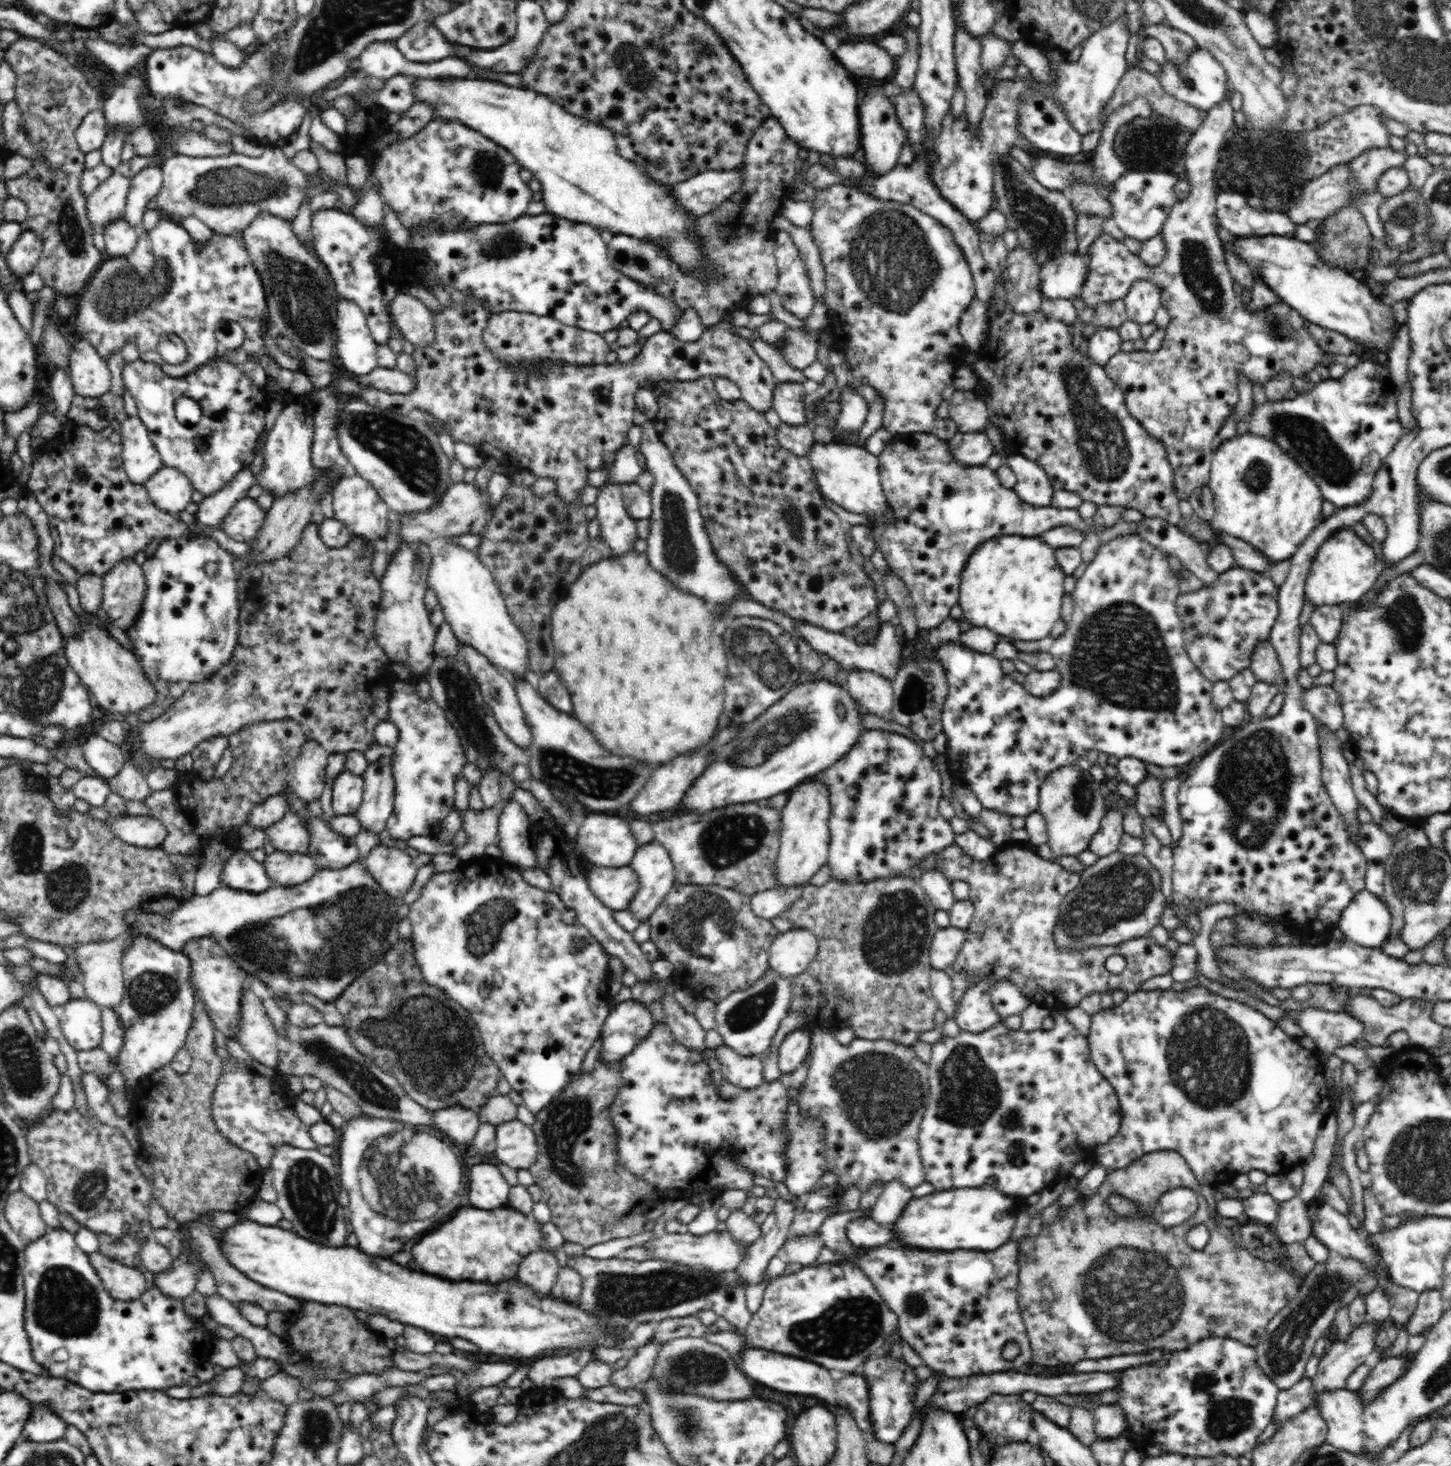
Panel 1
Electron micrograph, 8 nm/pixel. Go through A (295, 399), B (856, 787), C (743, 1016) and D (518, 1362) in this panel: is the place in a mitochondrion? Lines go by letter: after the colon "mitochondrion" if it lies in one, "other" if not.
A: other
B: other
C: mitochondrion
D: other

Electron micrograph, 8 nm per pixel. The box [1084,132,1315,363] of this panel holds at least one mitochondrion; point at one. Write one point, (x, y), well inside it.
(1202, 284)

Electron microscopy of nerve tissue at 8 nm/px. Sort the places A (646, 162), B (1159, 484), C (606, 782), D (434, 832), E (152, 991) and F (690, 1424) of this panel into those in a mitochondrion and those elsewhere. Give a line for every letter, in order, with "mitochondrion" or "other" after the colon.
A: other
B: other
C: mitochondrion
D: other
E: mitochondrion
F: mitochondrion

